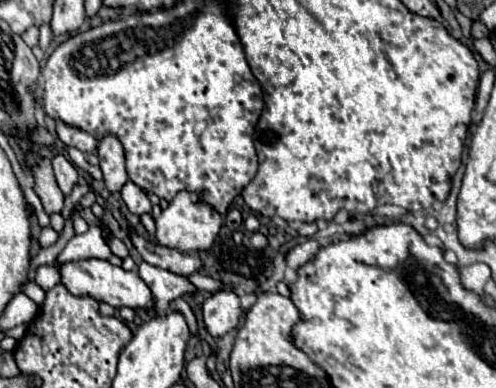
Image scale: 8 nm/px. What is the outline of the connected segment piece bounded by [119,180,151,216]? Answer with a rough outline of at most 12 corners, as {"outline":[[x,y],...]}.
{"outline":[[127,180],[121,198],[133,214],[151,212],[147,194]]}

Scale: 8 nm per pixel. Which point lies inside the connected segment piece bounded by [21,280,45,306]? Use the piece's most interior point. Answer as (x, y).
(30, 288)

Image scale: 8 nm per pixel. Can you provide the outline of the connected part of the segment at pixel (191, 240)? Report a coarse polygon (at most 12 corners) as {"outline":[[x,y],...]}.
{"outline":[[179,192],[161,212],[157,242],[207,250],[221,214],[199,192]]}

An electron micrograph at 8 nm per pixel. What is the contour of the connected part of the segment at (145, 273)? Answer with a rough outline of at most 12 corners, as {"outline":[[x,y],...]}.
{"outline":[[141,262],[137,272],[151,288],[153,312],[197,290],[185,276]]}

